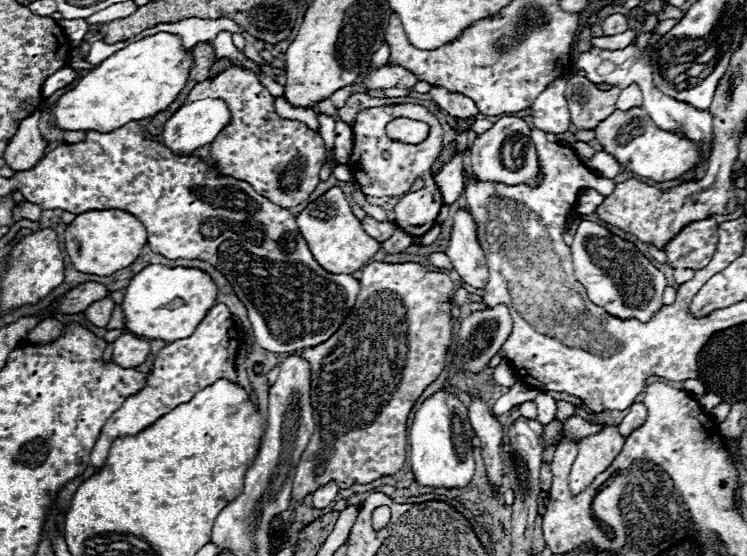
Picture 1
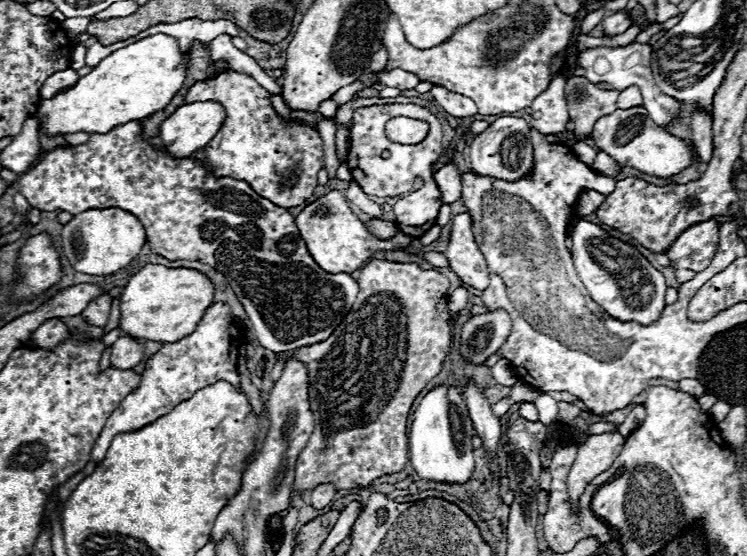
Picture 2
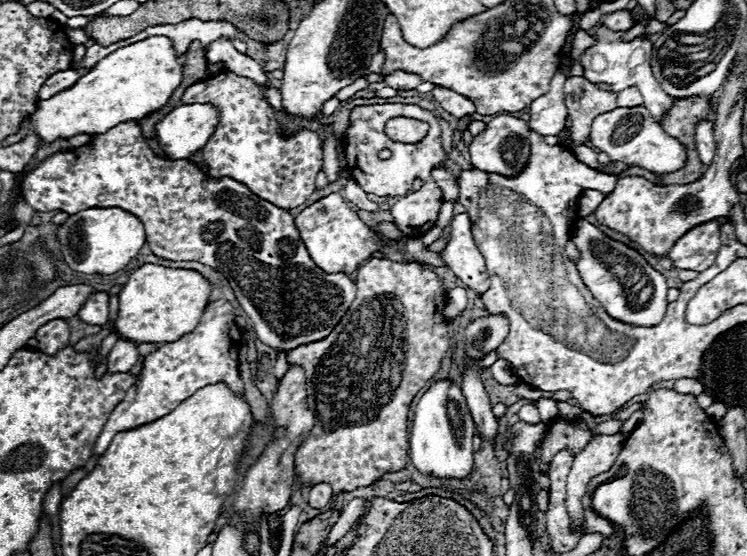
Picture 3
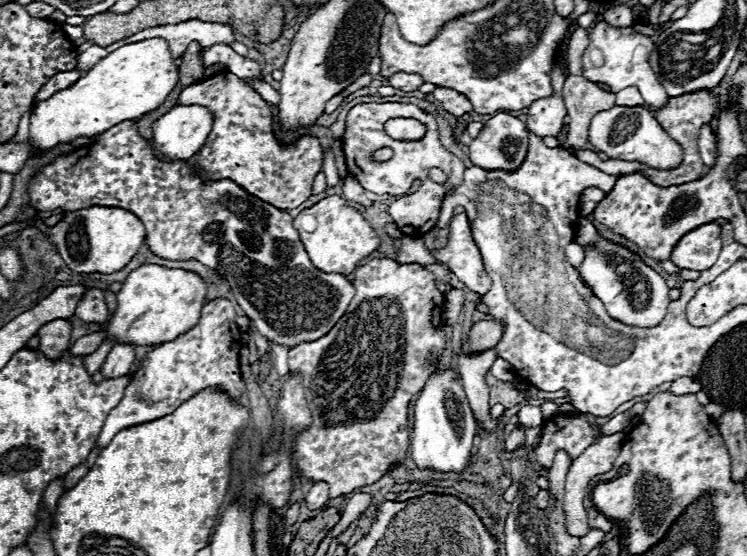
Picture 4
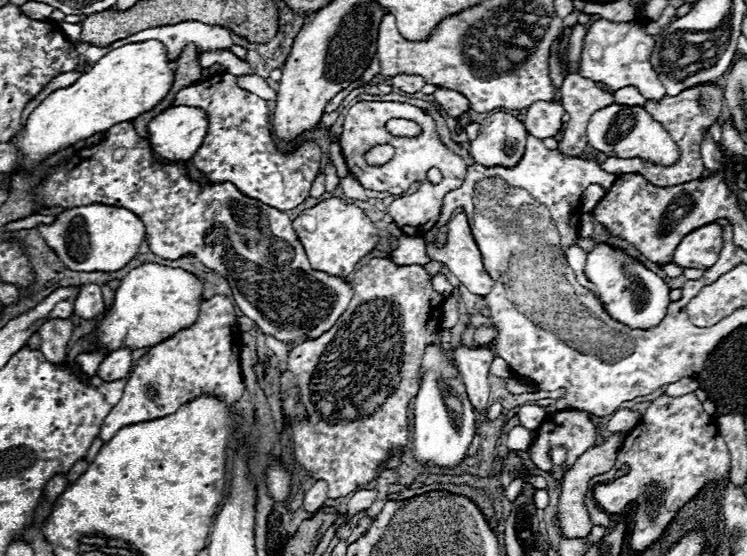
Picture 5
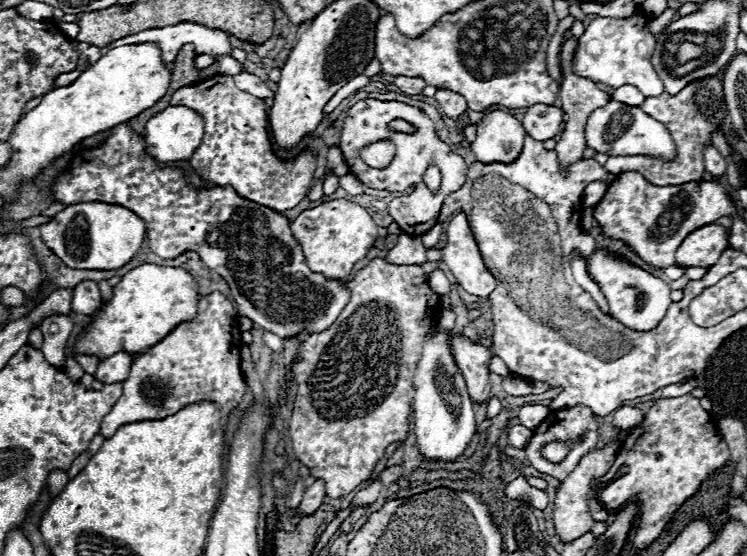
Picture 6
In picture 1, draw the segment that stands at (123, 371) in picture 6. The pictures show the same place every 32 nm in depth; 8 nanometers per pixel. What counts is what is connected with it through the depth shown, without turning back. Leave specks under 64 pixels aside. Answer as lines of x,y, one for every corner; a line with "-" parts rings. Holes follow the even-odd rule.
126,332
114,342
112,360
116,360
116,364
120,364
122,368
136,368
136,366
144,364
148,360
148,356
150,356
148,338
140,338
140,336

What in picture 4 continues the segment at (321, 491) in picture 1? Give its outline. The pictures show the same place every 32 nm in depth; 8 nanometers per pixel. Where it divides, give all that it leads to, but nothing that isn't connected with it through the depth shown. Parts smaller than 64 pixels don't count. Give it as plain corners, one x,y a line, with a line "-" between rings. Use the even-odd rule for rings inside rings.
316,482
306,496
306,506
310,510
320,510
322,506
328,504
328,500
330,500
330,486
326,482

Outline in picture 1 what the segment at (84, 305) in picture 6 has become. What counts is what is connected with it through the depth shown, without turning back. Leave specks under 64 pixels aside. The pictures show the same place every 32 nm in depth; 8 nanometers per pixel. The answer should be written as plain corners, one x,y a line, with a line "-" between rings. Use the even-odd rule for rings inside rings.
104,298
104,300
98,300
96,304
90,304
84,312
88,316
88,320
94,324
94,326
100,326
100,328
106,328
110,316
112,316
112,310
114,310
114,302
112,298

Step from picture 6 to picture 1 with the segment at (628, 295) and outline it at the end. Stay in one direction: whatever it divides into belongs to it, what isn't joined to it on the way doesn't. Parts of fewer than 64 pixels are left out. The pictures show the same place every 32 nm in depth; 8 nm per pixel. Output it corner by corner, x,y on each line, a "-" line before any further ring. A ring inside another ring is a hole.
582,220
578,224
572,250
572,266
576,280
584,286
590,302
602,306
608,314
626,318
650,320
656,310
662,308
662,292
668,286
664,274
650,264
648,258
628,240
614,236
598,222

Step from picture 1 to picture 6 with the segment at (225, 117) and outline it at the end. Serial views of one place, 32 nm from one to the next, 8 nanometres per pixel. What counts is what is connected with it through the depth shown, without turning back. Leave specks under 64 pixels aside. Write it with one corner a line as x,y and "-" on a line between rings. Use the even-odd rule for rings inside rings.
168,106
164,112
156,114
154,118
148,120
146,124
146,148
148,154
152,154
158,162
178,162
178,160
188,160
196,148
200,146
204,136
204,118
188,108
188,106

